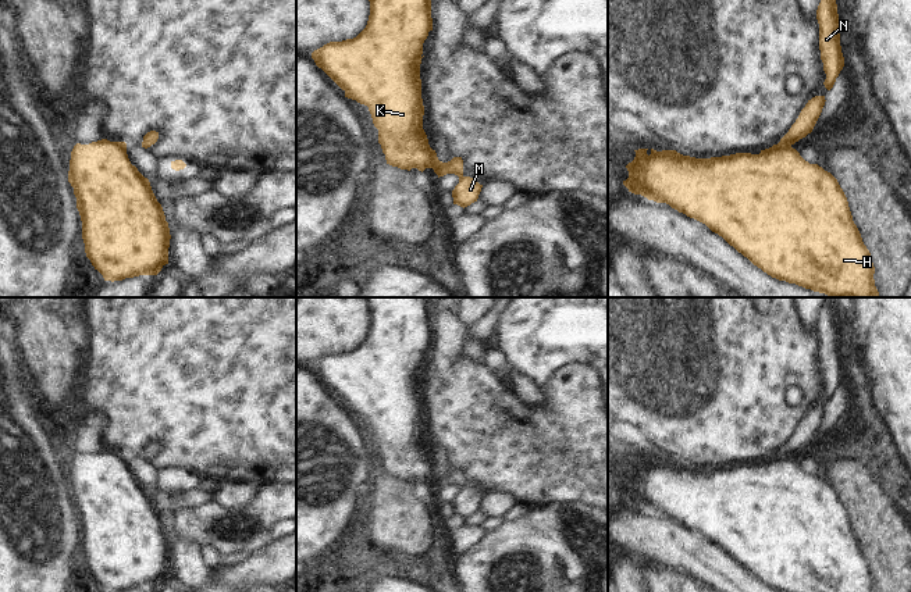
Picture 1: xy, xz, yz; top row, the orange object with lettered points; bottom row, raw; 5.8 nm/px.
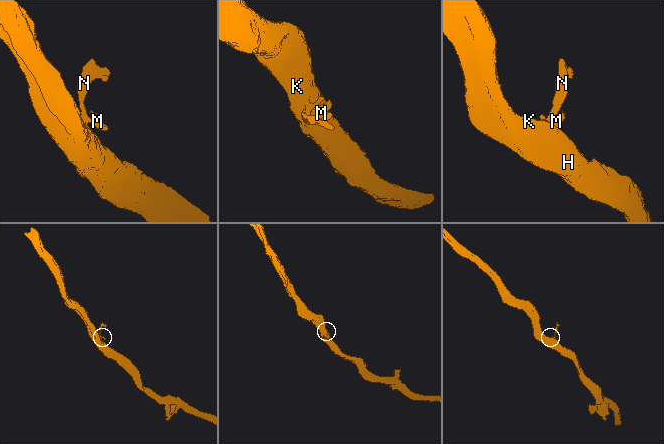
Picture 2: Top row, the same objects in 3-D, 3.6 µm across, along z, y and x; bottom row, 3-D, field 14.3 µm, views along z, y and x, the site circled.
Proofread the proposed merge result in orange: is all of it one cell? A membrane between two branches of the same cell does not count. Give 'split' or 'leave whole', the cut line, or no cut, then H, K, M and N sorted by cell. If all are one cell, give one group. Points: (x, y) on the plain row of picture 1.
split; cut in yz along (778, 455), (790, 459); H K / M N

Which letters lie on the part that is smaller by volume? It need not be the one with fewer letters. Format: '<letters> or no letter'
M, N

